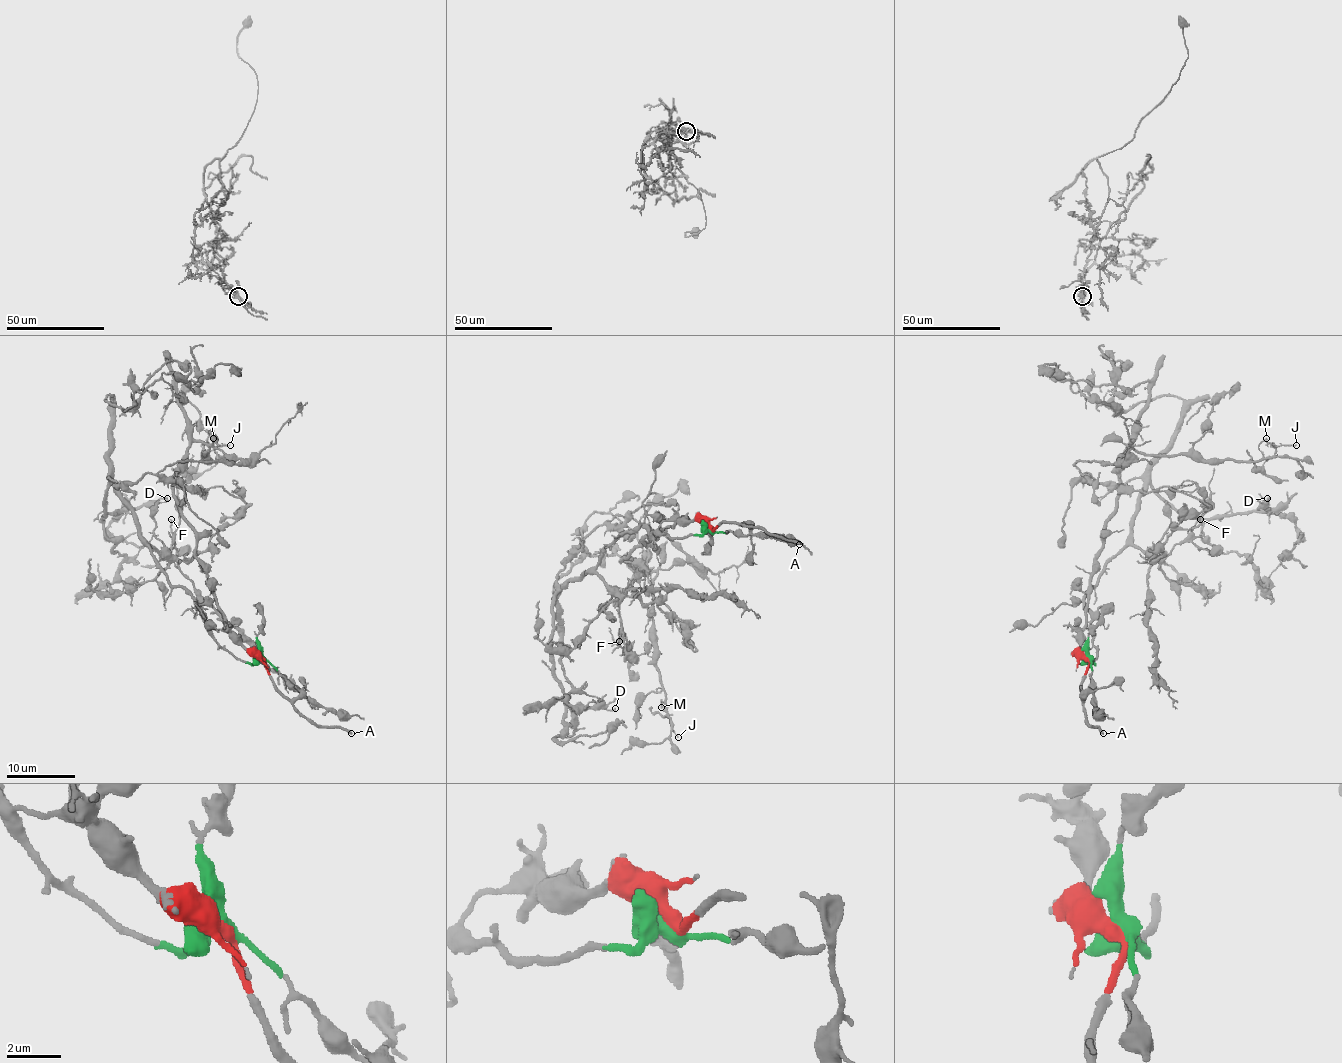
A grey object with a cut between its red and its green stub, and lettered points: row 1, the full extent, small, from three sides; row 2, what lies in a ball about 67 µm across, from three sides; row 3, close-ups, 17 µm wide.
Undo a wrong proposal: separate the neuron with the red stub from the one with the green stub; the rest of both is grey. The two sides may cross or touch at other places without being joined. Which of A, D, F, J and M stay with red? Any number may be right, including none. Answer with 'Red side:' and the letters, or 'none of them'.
Red side: A, J, M

